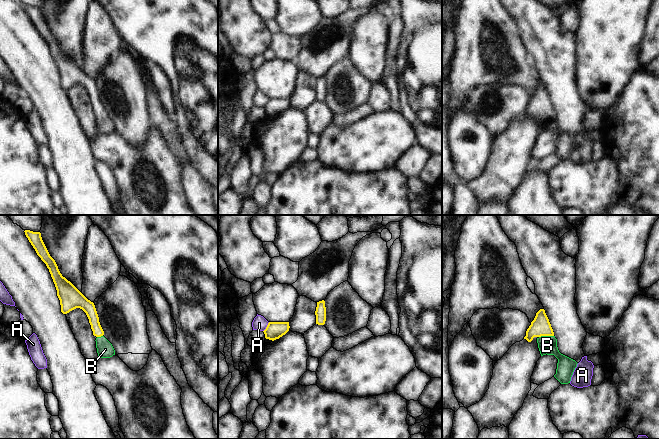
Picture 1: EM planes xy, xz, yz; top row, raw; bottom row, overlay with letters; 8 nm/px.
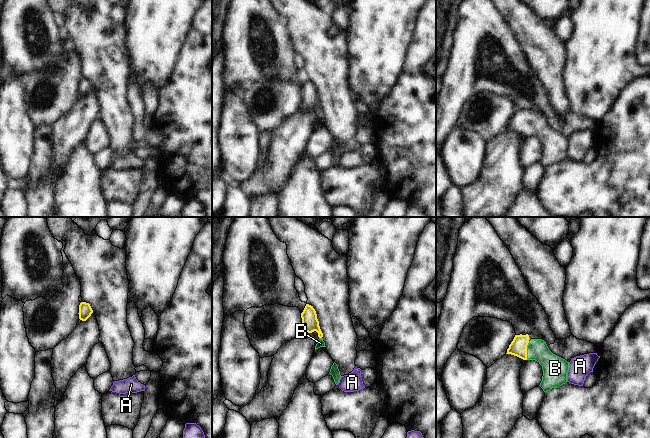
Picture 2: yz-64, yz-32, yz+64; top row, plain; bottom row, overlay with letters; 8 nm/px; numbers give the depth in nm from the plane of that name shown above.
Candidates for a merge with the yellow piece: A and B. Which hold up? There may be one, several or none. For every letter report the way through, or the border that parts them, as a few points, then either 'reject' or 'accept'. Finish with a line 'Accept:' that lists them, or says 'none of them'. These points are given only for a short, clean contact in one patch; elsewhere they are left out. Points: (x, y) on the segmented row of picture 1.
A: border xz (269, 322), (263, 331); reject
B: way yz (540, 326), (546, 335), (547, 345); accept
Accept: B

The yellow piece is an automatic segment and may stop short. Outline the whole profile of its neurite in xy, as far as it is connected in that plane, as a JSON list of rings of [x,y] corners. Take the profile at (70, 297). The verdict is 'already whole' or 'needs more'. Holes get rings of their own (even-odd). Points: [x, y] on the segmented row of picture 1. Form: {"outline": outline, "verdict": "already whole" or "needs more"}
{"outline": [[[25,230],[24,232],[37,255],[49,269],[60,300],[61,312],[67,314],[76,308],[82,309],[89,319],[93,335],[97,337],[95,341],[99,358],[110,358],[115,355],[112,344],[103,336],[104,331],[100,325],[94,303],[88,300],[70,281],[62,276],[55,260],[50,256],[42,240],[41,233],[30,230]]], "verdict": "needs more"}

